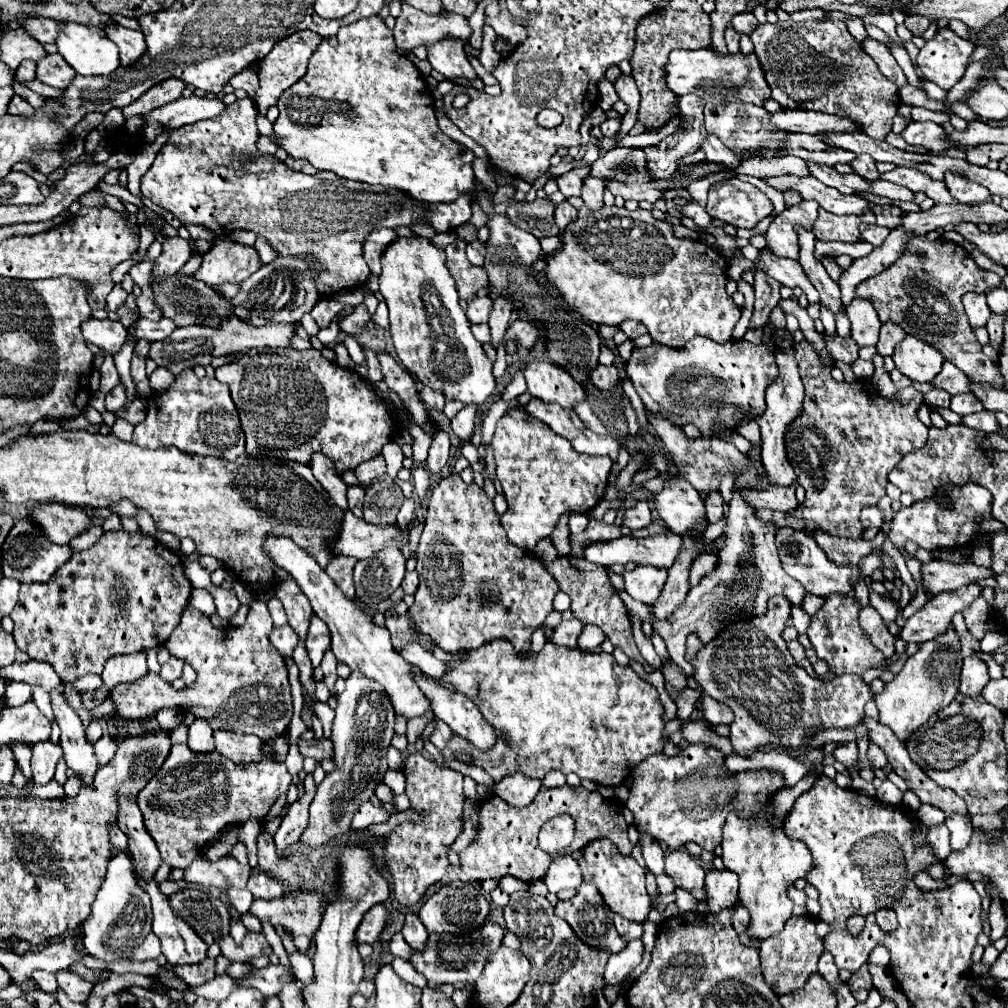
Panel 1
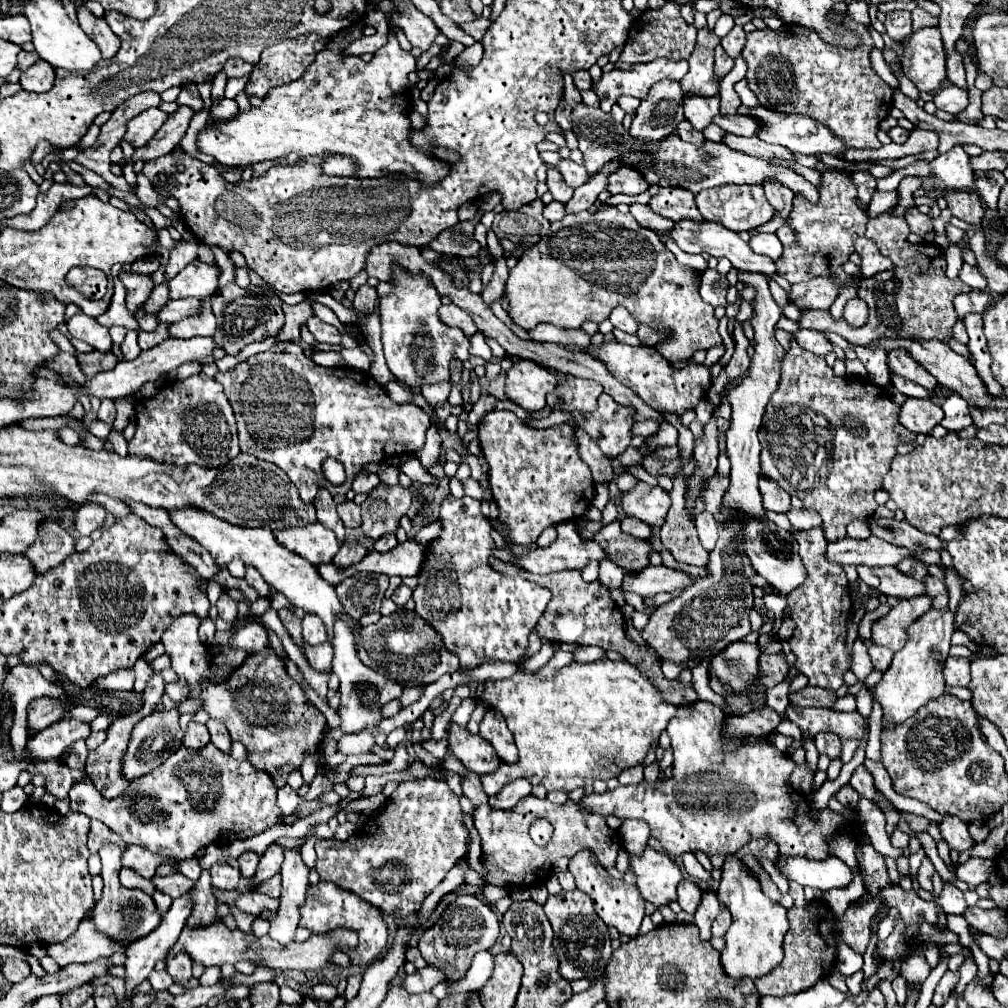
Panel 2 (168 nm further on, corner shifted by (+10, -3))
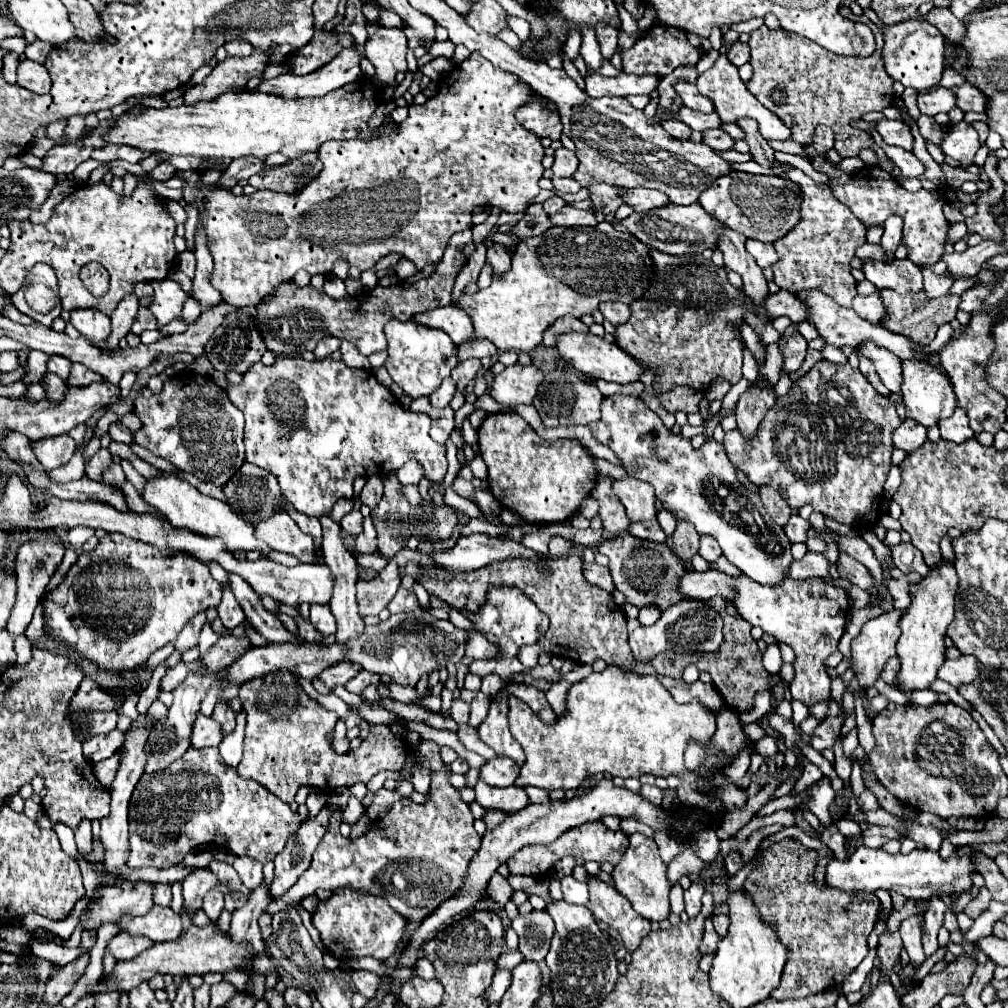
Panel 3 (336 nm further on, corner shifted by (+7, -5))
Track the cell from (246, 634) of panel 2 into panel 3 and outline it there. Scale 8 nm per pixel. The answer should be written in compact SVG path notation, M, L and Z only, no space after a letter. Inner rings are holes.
M233 634L221 636L221 638L211 646L211 650L209 650L205 656L201 656L201 660L203 660L205 668L207 668L205 674L217 672L217 670L229 666L233 660L237 660L239 654L243 654L243 652L249 650L249 648L251 648L251 644L249 644L249 640L247 640L245 636L241 636L241 638L237 638L237 636L233 636Z

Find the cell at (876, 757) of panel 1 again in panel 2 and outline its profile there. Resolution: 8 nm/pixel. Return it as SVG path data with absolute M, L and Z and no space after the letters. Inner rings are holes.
M860 766L854 774L852 774L852 778L850 778L850 786L860 794L860 796L864 796L864 798L868 798L868 800L876 800L876 788L874 788L874 780L872 780L872 776L870 776L870 772L864 768L864 766Z

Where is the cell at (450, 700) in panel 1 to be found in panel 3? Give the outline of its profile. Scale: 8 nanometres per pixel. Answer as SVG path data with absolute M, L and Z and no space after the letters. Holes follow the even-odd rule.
M487 760L481 766L479 780L491 786L511 786L519 774L519 766L513 760Z

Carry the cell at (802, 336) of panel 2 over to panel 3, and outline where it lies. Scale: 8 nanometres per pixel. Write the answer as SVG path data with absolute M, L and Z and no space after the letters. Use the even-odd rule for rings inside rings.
M795 334L791 336L783 346L783 358L785 358L785 364L783 364L783 370L787 372L795 372L801 368L801 364L805 362L805 354L807 354L807 340L801 336L801 334Z

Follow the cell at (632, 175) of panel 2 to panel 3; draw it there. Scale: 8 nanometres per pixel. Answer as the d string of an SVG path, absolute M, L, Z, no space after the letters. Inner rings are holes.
M595 184L589 188L589 192L595 204L595 210L601 210L605 214L615 212L623 204L623 196L619 194L621 188L615 184Z

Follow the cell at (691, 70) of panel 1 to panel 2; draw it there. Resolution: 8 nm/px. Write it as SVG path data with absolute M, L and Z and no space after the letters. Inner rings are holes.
M656 58L652 62L642 62L642 64L636 64L634 68L626 68L626 70L614 68L612 72L602 74L602 78L592 84L592 88L594 88L596 96L600 98L600 108L604 112L610 112L612 104L622 94L644 100L648 90L660 78L682 80L686 76L686 68L688 68L686 60L674 62L668 58Z

